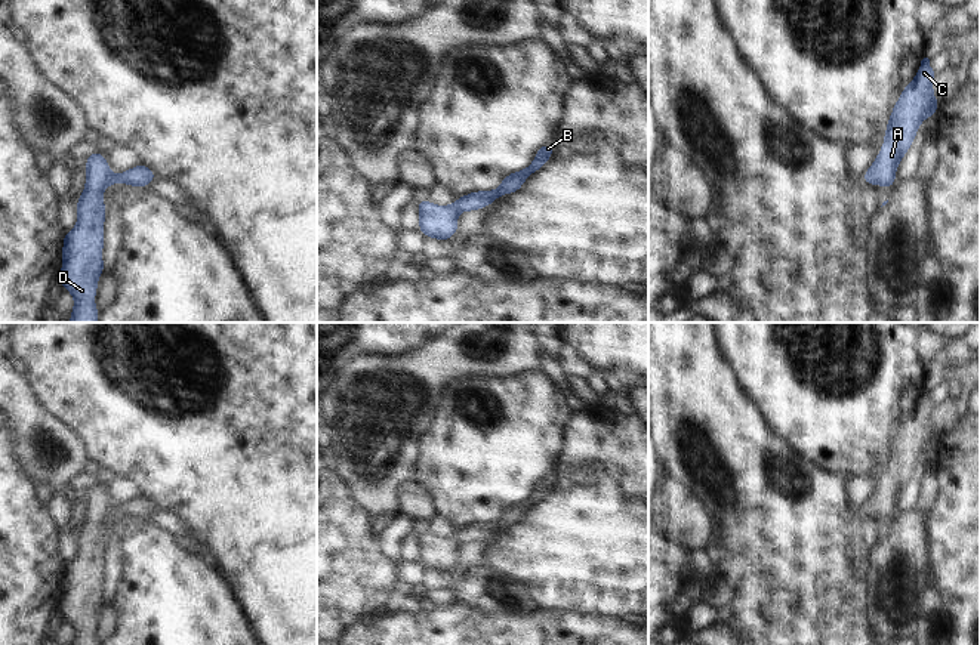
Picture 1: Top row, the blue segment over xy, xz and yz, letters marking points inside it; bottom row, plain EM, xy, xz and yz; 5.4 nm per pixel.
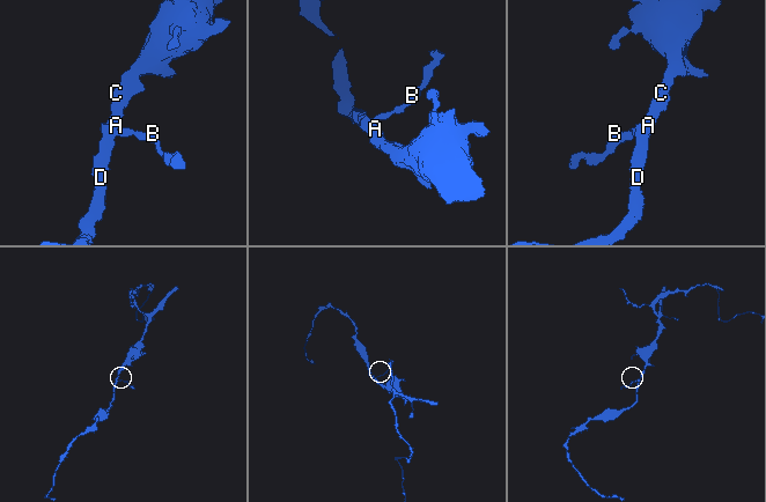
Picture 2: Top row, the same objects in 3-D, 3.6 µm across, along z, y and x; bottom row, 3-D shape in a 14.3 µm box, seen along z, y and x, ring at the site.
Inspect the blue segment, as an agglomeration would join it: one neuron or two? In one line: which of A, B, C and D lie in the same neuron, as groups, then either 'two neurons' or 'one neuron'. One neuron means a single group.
A B C D | one neuron

